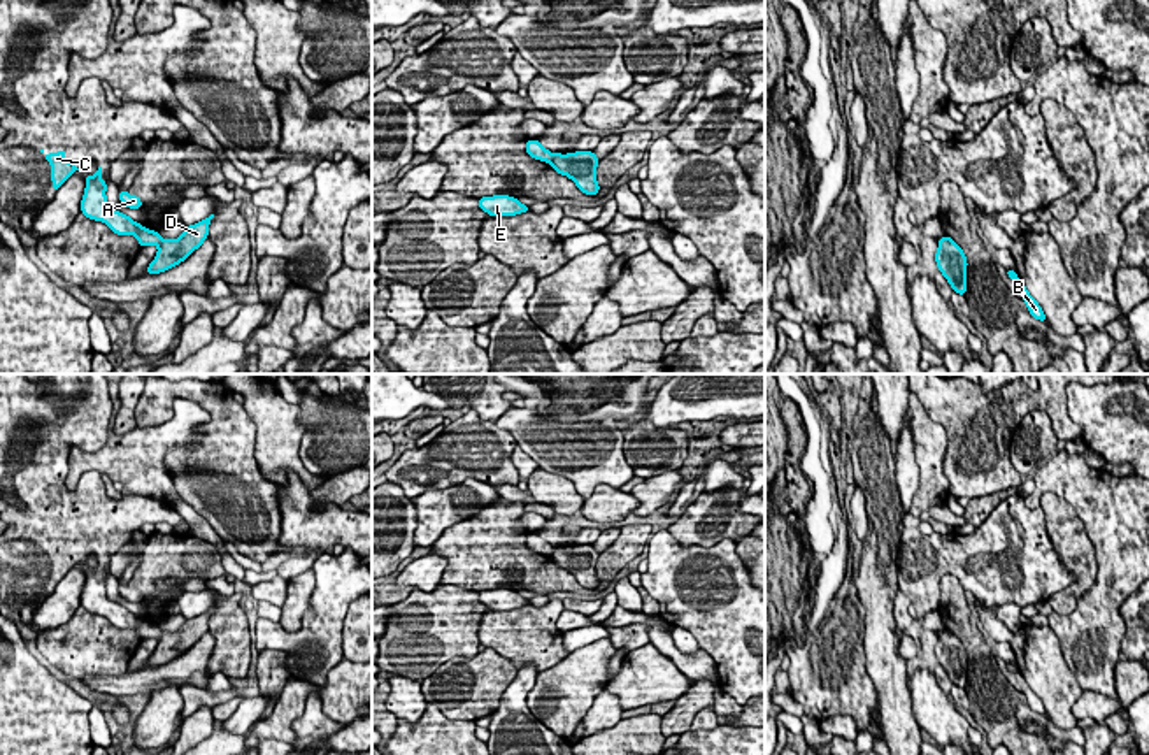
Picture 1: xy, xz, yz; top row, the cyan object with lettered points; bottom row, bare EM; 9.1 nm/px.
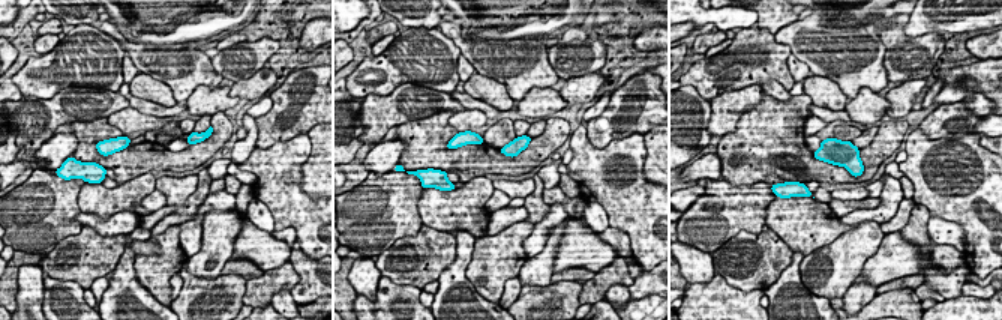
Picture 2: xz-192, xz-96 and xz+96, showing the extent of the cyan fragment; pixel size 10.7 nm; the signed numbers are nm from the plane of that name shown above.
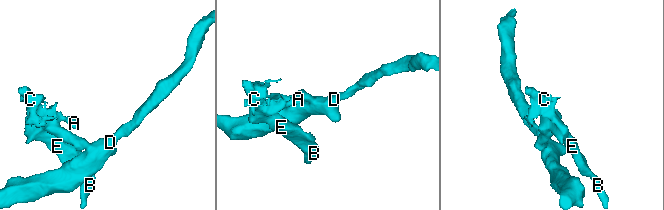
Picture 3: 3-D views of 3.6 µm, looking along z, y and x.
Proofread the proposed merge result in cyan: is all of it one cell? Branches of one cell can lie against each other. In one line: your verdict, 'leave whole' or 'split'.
split

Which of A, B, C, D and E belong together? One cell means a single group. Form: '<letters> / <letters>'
A B C E / D

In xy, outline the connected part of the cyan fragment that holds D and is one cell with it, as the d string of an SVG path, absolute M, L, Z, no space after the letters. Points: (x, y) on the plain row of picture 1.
M214 608L186 620L177 632L161 632L156 650L149 657L146 667L161 667L184 655L209 630L209 618L212 611Z

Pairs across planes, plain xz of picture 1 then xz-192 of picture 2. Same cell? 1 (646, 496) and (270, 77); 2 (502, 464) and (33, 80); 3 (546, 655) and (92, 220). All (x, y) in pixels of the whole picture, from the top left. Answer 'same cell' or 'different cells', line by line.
1: same cell
2: same cell
3: different cells

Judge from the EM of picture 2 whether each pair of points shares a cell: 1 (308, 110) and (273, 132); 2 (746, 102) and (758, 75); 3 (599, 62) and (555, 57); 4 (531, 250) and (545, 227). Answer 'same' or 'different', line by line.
1: same
2: different
3: same
4: same

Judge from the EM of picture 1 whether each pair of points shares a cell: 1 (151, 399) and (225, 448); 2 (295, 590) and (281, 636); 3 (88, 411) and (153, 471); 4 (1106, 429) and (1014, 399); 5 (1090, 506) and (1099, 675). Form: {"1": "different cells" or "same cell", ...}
{"1": "same cell", "2": "different cells", "3": "different cells", "4": "different cells", "5": "same cell"}

